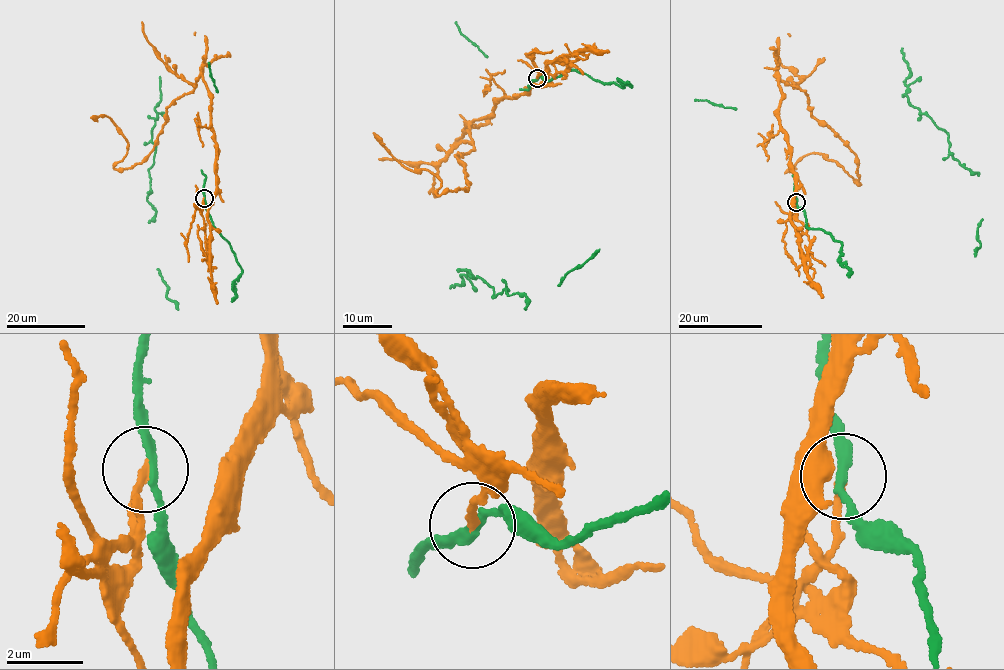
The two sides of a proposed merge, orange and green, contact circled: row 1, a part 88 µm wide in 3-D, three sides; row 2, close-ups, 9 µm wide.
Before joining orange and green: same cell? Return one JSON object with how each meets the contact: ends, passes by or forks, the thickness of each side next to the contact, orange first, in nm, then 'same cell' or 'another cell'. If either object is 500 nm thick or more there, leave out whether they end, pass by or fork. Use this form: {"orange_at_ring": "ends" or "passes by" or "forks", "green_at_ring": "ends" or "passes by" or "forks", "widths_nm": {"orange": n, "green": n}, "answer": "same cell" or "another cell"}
{"orange_at_ring": "ends", "green_at_ring": "passes by", "widths_nm": {"orange": 170, "green": 200}, "answer": "another cell"}

